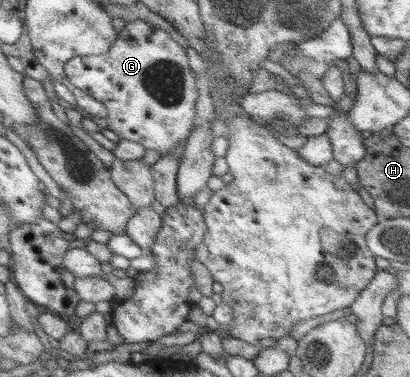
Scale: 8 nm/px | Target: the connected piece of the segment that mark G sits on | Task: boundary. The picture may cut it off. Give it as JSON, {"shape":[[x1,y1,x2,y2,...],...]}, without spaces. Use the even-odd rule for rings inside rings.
{"shape":[[142,20,125,22,117,31,116,39,100,55,74,56,63,67,64,77,76,89,88,93,98,100,107,111,106,127,119,139,140,143,144,149,156,151,158,155,171,153,183,145,188,134,198,121,194,102,196,101,196,79,188,67,186,50,170,38,170,34,153,28]]}

